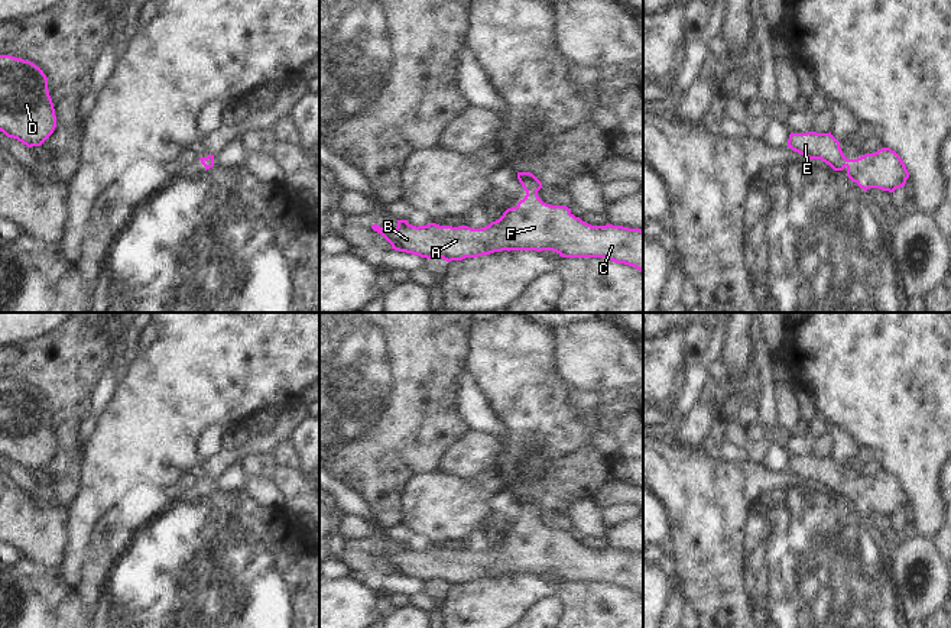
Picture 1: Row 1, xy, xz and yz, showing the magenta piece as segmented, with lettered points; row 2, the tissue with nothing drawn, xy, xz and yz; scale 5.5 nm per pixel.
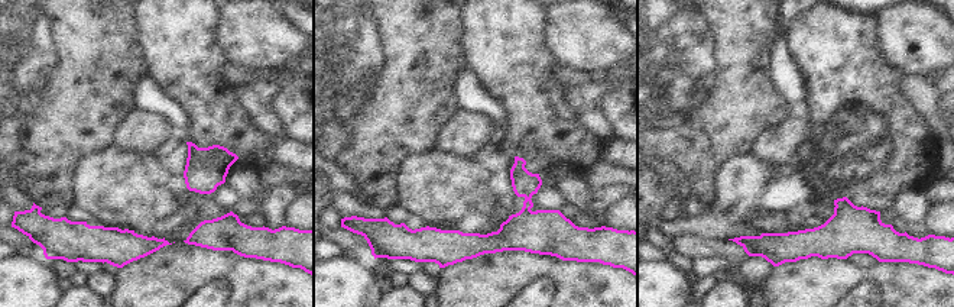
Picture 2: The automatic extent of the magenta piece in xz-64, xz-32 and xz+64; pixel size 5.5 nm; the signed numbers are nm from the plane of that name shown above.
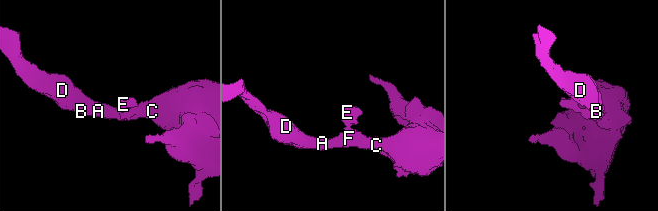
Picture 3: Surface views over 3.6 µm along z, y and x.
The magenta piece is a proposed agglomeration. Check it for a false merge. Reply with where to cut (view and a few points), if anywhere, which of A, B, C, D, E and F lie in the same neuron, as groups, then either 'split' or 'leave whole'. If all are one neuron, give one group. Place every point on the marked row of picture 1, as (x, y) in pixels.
no cut | A B C D E F | leave whole

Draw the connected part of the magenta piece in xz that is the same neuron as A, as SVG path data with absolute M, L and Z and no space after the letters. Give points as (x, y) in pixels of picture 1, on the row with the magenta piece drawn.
M517 172L526 195L516 207L507 208L503 216L481 229L468 226L412 226L408 220L397 220L396 229L386 229L373 224L371 229L380 233L392 249L418 255L421 258L442 258L447 262L478 258L502 250L552 250L562 258L606 258L616 263L634 266L643 273L643 230L623 226L591 226L575 217L567 205L551 205L543 203L538 191L542 182L530 172Z

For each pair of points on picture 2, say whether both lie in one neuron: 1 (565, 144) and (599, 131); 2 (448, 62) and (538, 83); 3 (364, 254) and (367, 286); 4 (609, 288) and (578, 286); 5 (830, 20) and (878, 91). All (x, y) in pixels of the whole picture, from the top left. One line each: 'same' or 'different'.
1: different
2: different
3: different
4: same
5: same

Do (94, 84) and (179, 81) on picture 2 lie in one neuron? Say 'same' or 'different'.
different

